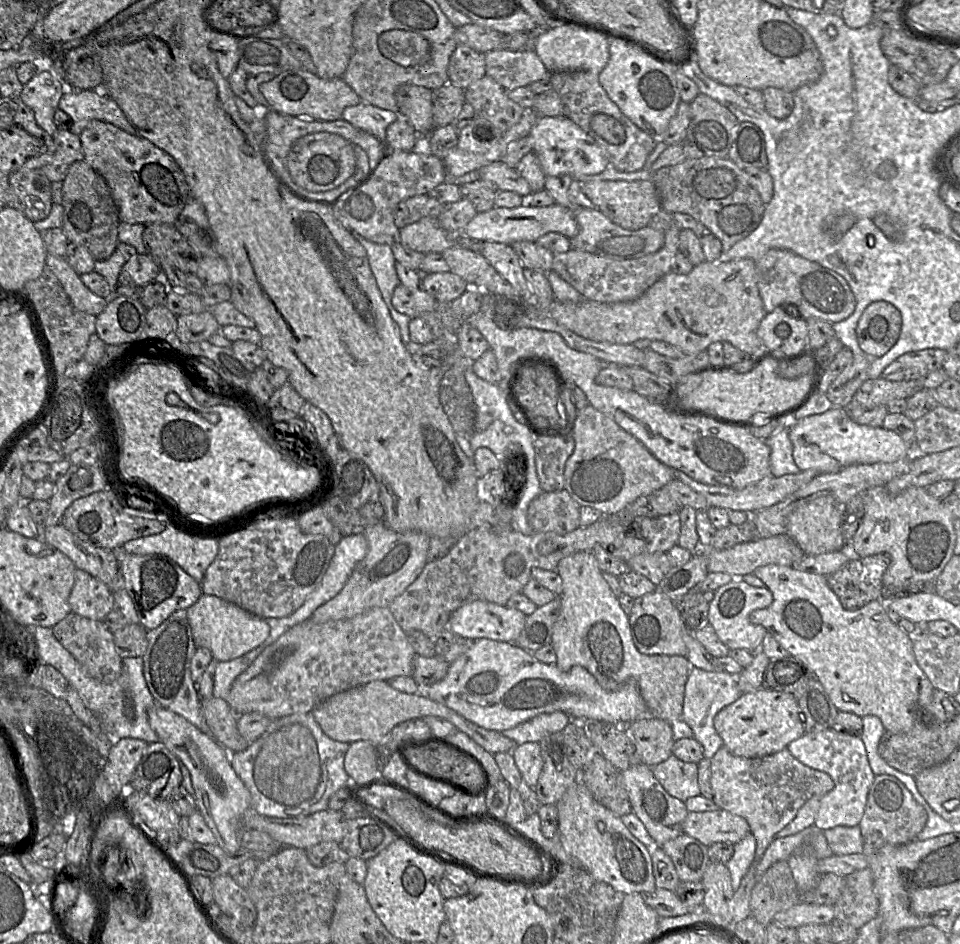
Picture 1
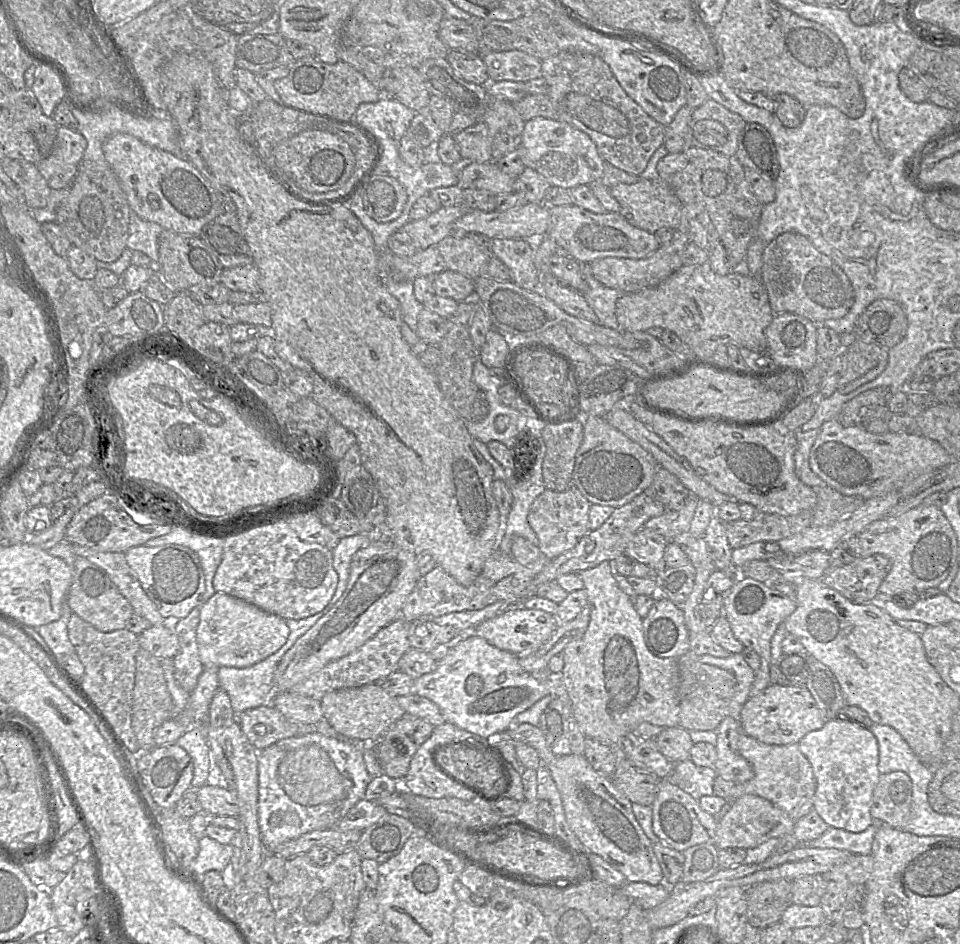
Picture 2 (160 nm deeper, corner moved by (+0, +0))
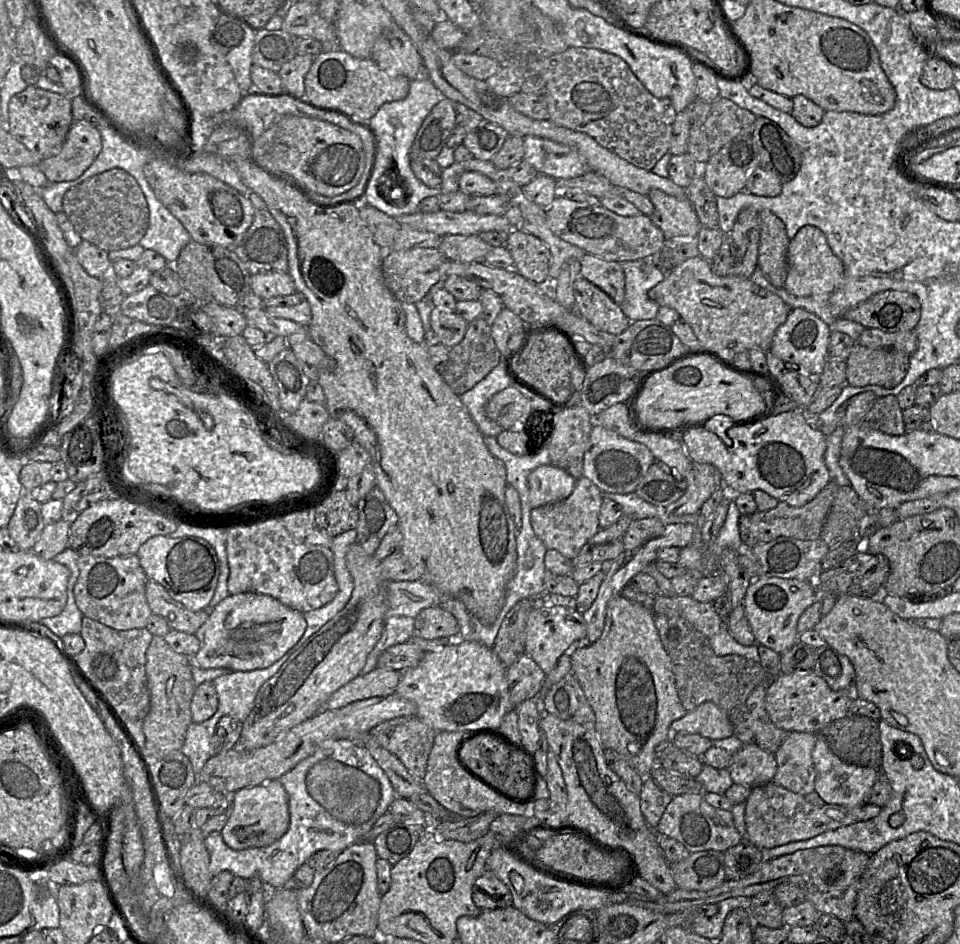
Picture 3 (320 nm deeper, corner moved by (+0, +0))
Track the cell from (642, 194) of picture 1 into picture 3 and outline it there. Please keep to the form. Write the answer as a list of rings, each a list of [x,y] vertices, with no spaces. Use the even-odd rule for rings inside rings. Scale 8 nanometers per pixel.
[[[660,190],[647,194],[654,206],[650,220],[664,233],[665,238],[696,238],[702,225],[688,199],[679,199]]]

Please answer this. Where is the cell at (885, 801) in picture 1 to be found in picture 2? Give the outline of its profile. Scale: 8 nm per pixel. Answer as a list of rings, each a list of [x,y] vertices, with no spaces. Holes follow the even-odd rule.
[[[905,772],[880,774],[871,801],[874,823],[903,828],[910,819],[912,794],[912,781]]]

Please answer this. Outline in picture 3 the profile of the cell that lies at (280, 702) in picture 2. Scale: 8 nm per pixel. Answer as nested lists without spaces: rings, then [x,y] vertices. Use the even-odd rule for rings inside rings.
[[[378,667],[365,675],[358,675],[331,695],[323,710],[339,709],[355,701],[390,695],[395,692],[401,675],[402,672],[394,669]]]

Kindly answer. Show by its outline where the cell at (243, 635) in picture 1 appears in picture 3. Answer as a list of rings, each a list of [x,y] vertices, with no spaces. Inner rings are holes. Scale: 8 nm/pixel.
[[[253,592],[229,595],[210,611],[207,621],[195,633],[201,646],[193,661],[203,669],[264,669],[279,660],[300,640],[306,626],[303,613],[272,596]]]

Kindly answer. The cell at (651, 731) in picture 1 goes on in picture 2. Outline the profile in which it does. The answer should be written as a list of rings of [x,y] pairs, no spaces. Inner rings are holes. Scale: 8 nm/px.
[[[680,726],[665,727],[654,741],[659,751],[673,763],[689,759],[694,745],[689,732]]]

